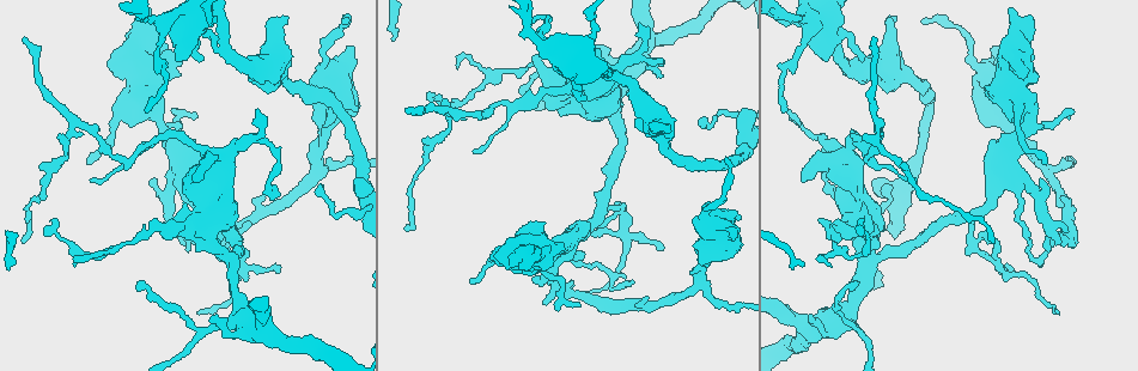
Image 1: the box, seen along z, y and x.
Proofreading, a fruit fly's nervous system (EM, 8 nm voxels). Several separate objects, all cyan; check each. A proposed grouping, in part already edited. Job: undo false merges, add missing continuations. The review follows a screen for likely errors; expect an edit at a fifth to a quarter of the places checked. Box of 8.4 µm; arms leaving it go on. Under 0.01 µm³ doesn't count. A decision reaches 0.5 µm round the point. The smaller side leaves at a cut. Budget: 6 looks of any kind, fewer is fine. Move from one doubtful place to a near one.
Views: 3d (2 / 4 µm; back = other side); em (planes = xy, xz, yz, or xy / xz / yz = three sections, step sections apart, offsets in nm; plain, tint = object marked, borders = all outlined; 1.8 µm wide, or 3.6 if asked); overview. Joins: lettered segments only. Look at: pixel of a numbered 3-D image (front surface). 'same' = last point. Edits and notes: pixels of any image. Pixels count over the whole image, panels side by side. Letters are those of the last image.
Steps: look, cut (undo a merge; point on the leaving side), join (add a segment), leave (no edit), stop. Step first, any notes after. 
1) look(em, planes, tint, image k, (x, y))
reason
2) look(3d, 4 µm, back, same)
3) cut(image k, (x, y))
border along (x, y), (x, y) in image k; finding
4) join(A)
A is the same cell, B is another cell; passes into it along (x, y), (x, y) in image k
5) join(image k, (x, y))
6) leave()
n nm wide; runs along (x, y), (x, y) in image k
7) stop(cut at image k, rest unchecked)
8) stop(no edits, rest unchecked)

look(3d, 2 µm, image 1, (803, 179))

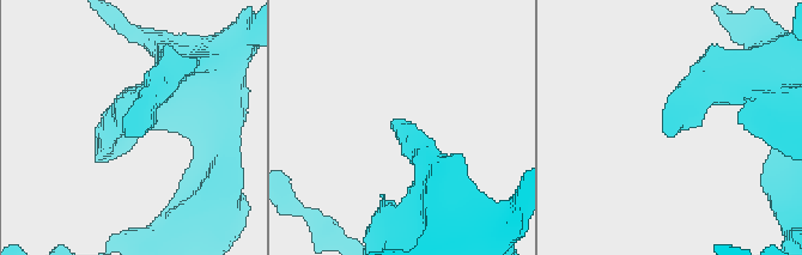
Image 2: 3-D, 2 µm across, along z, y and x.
look(em, xz, step 16, borders, image 2, (129, 132))
shape alone is not enough

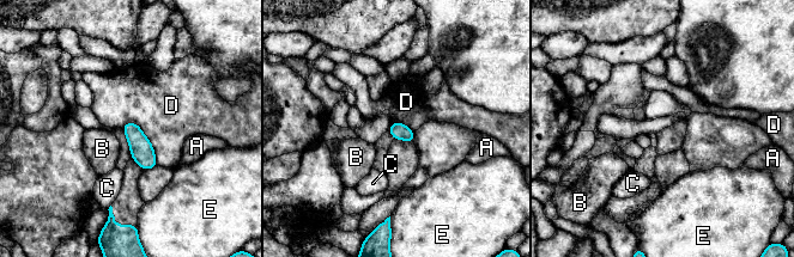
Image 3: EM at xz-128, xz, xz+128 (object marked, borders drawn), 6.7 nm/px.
leave()
A, B, C, D and E are other cells; border along (122, 124), (140, 128), (158, 165) in image 3; none of them fits

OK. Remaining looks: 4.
look(3d, 2 µm, image 1, (137, 281))
thin end

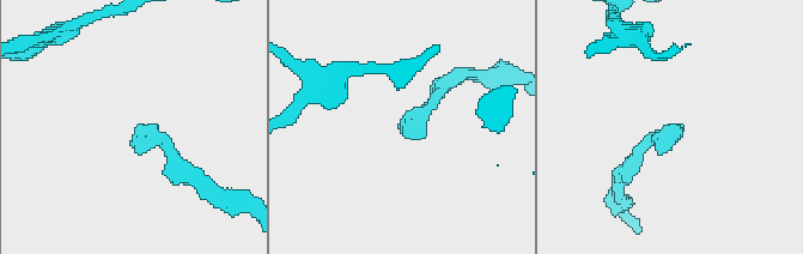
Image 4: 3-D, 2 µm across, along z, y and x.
look(em, xy, step 16, borders, image 4, (137, 126))
shape alone is not enough

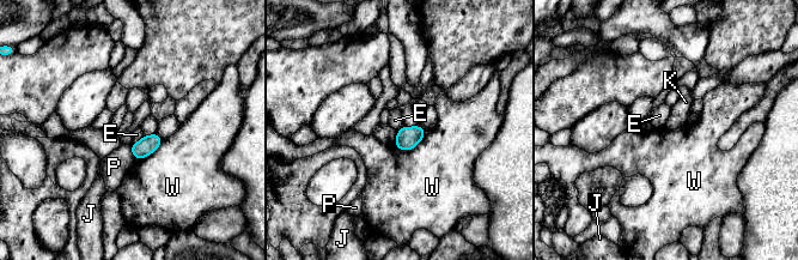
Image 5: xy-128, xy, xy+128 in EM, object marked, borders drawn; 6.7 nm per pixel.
look(em, yz, step 4, borders, same)

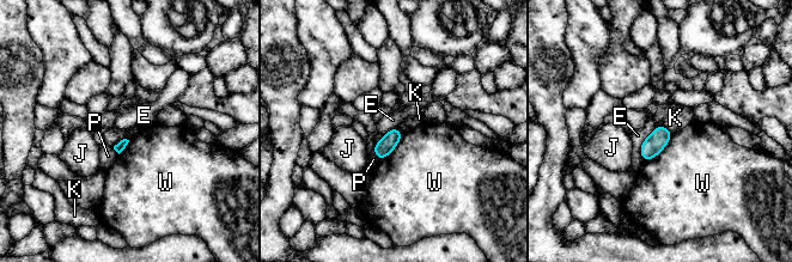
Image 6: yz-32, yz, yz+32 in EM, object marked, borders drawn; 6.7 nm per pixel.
leave()
E, J, K, P and W are other cells; border along (658, 125), (640, 146), (643, 160) in image 6; no lettered segment goes on from it

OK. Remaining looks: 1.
look(em, 3.6 µm, planes, borders, image 1, (733, 241))
an open end

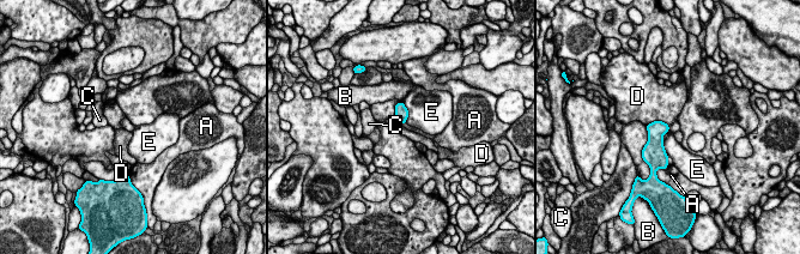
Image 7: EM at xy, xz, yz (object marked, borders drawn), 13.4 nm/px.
leave()
B touches over 400 nm; A, B, C, D and E are other cells; border along (668, 124), (650, 121), (646, 125) in image 7; no lettered segment goes on from it

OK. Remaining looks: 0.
stop(no edits, rest unchecked)

